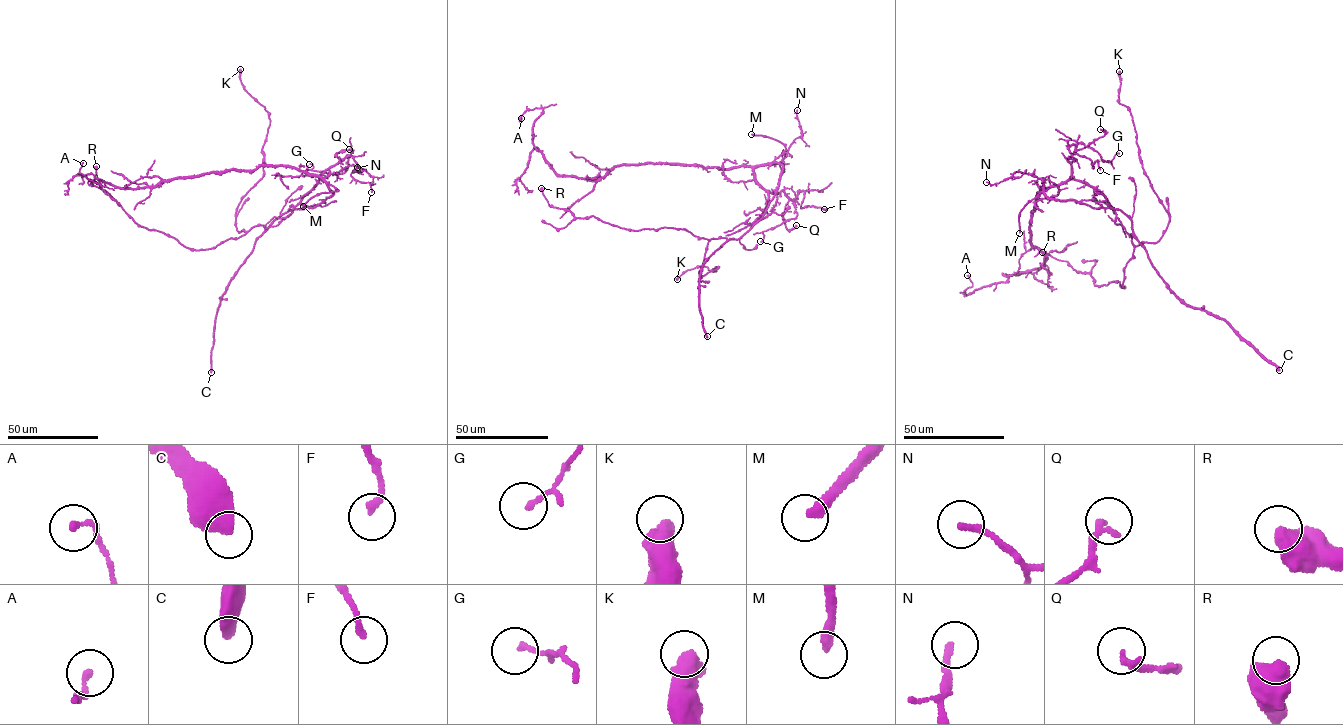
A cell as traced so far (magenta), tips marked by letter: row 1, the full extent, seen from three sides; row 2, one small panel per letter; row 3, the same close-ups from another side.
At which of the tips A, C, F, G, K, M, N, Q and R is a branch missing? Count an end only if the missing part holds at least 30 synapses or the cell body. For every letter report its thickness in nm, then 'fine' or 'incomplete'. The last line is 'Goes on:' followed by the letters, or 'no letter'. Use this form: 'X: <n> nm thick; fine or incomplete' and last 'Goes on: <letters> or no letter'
A: 180 nm thick; fine
C: 500 nm thick; incomplete
F: 190 nm thick; fine
G: 110 nm thick; fine
K: 600 nm thick; fine
M: 320 nm thick; incomplete
N: 200 nm thick; fine
Q: 220 nm thick; fine
R: 650 nm thick; fine
Goes on: C, M

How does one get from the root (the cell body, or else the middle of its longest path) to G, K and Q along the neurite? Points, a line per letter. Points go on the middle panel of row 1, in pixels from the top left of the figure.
G: (766, 191), (774, 194), (783, 191), (793, 202), (797, 216), (764, 231), (760, 241)
K: (766, 191), (762, 219), (737, 239), (708, 242), (698, 281), (716, 271), (700, 266), (677, 279)
Q: (766, 191), (774, 194), (783, 190), (788, 199), (784, 221), (788, 229), (796, 225)

